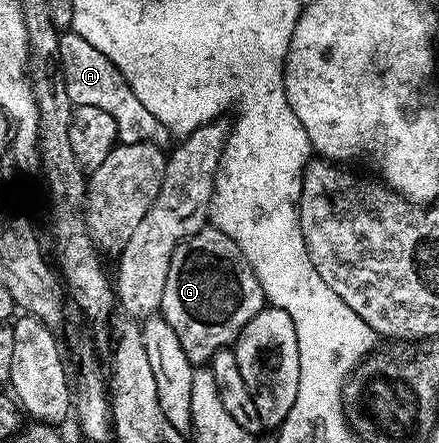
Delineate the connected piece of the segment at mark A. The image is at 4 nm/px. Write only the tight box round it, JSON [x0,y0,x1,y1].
[58,30,170,145]

